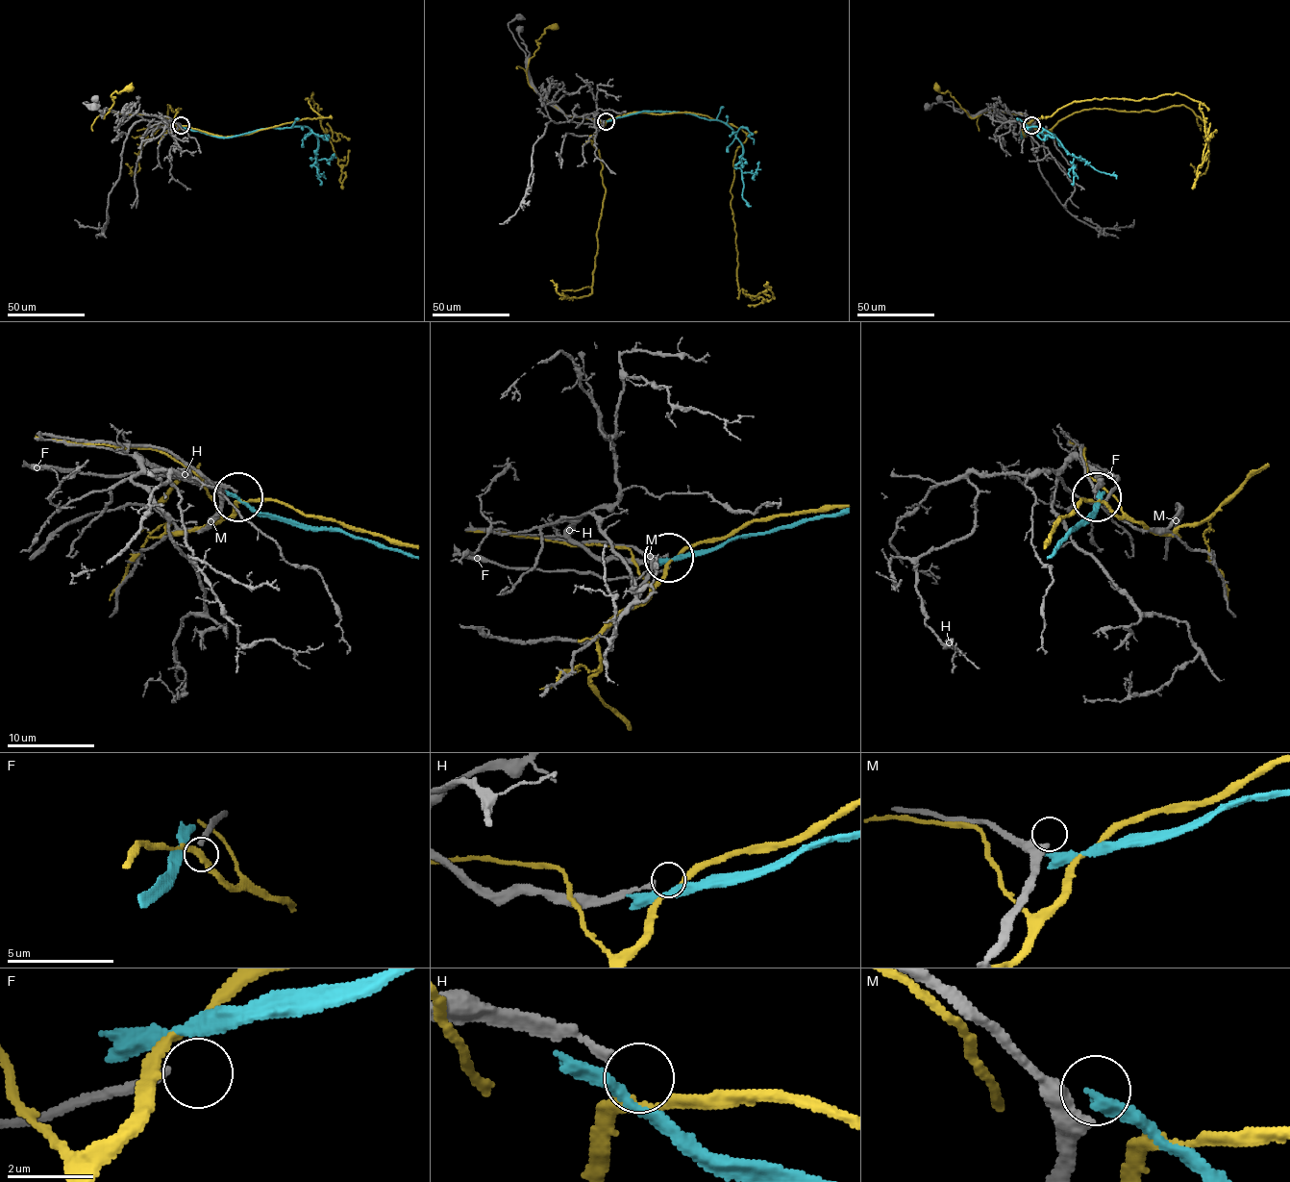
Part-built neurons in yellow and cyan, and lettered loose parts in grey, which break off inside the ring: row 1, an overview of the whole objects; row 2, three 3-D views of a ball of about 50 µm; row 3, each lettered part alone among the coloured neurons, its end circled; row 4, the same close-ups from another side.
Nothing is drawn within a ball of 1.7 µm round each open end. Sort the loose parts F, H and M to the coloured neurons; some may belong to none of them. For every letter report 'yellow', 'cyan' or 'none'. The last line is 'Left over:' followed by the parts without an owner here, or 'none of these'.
F: none
H: none
M: none
Left over: F, H, M

